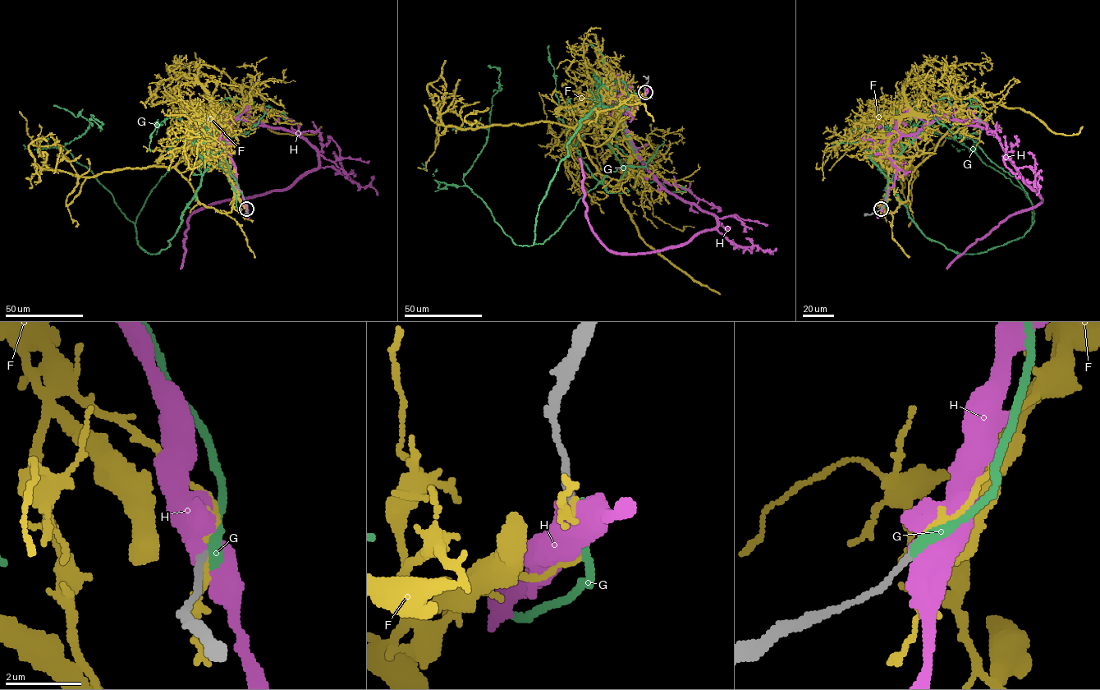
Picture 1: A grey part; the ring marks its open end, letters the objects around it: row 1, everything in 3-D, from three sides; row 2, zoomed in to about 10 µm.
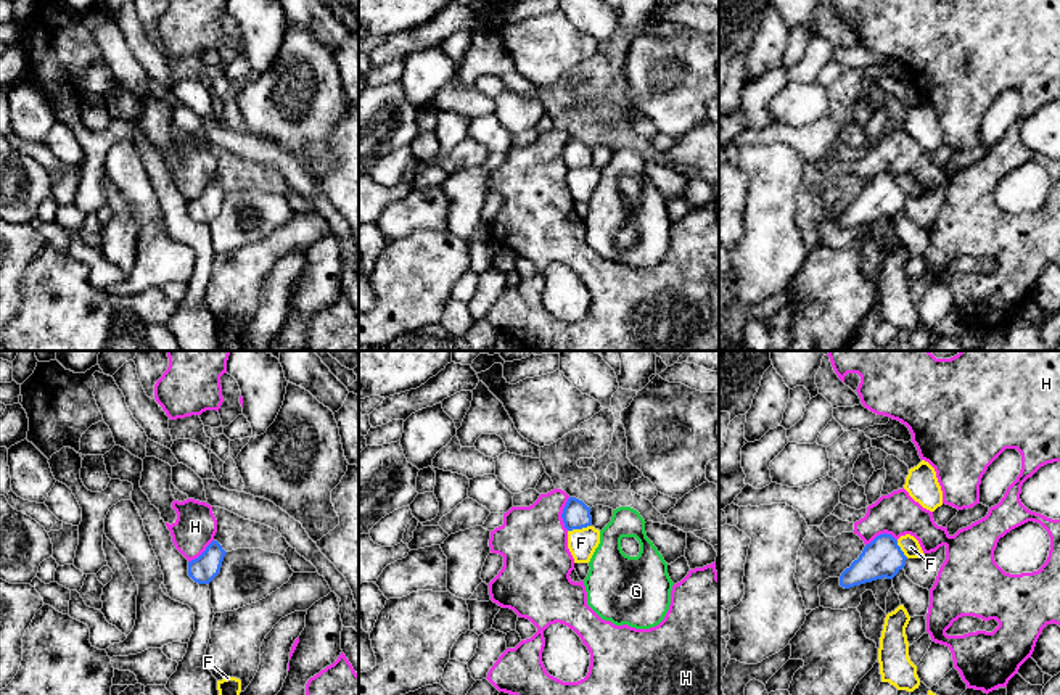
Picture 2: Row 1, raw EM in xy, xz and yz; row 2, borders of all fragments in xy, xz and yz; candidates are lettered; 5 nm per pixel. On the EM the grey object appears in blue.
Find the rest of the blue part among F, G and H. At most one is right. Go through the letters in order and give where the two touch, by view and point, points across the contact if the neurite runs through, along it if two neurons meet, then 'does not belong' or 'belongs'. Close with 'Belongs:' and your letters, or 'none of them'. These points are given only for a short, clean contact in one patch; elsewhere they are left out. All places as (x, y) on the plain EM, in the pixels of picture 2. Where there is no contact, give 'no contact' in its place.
F: xz (578, 168) | along xz (589, 164), (568, 171) | does not belong
G: no contact | belongs
H: xz (562, 153) | along xz (570, 137), (562, 153), (566, 169) | does not belong
Belongs: G

